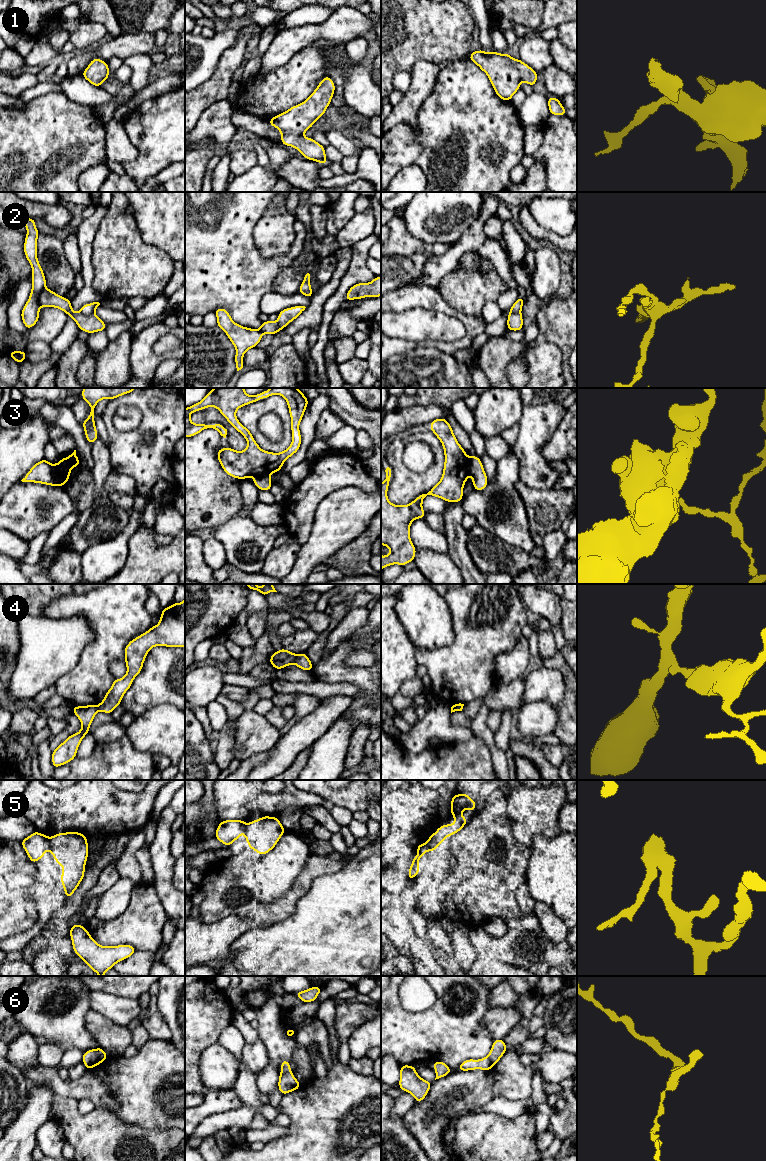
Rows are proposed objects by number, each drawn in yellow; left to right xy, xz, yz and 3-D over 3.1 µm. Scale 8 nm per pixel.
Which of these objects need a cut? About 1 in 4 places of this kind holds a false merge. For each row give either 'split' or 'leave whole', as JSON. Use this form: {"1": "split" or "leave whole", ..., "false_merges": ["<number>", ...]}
{"1": "leave whole", "2": "split", "3": "split", "4": "split", "5": "leave whole", "6": "leave whole", "false_merges": ["2", "3", "4"]}

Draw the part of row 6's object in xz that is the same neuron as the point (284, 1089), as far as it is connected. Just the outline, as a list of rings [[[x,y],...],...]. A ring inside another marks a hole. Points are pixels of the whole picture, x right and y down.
[[[284,1059],[281,1062],[281,1073],[279,1074],[278,1089],[282,1095],[288,1094],[293,1090],[298,1090],[302,1084],[298,1082],[291,1072],[289,1062]]]

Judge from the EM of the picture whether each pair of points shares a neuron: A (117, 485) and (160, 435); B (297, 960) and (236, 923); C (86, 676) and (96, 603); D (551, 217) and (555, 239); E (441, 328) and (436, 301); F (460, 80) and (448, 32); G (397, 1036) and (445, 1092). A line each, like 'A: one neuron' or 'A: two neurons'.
A: two neurons
B: two neurons
C: one neuron
D: two neurons
E: two neurons
F: two neurons
G: two neurons

